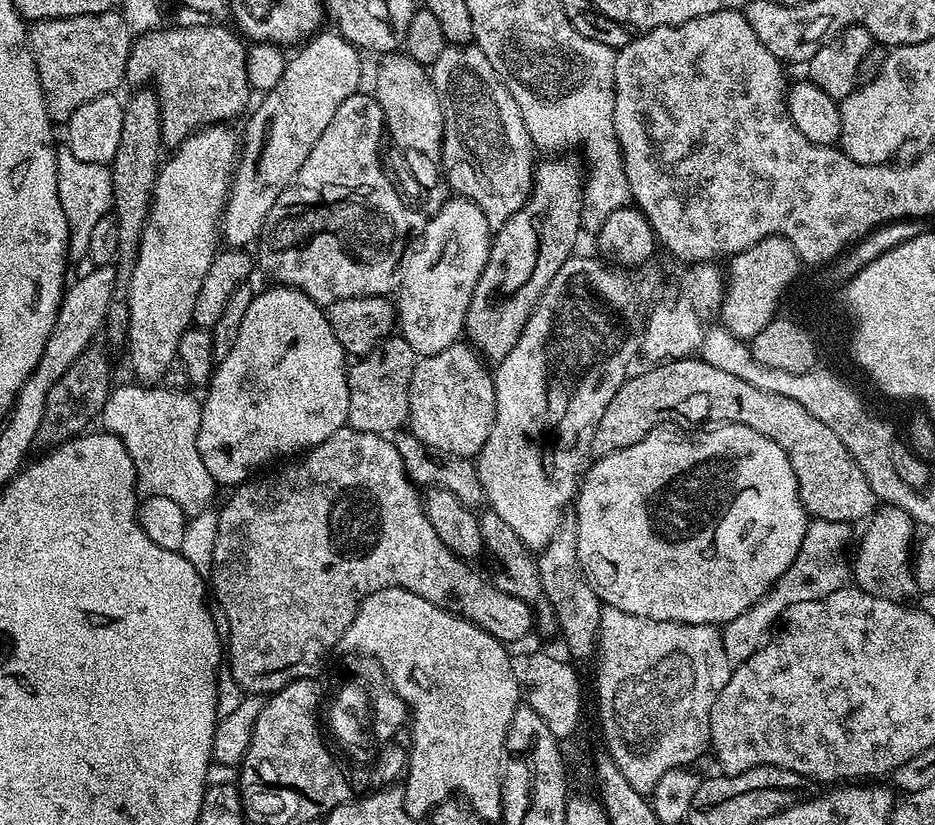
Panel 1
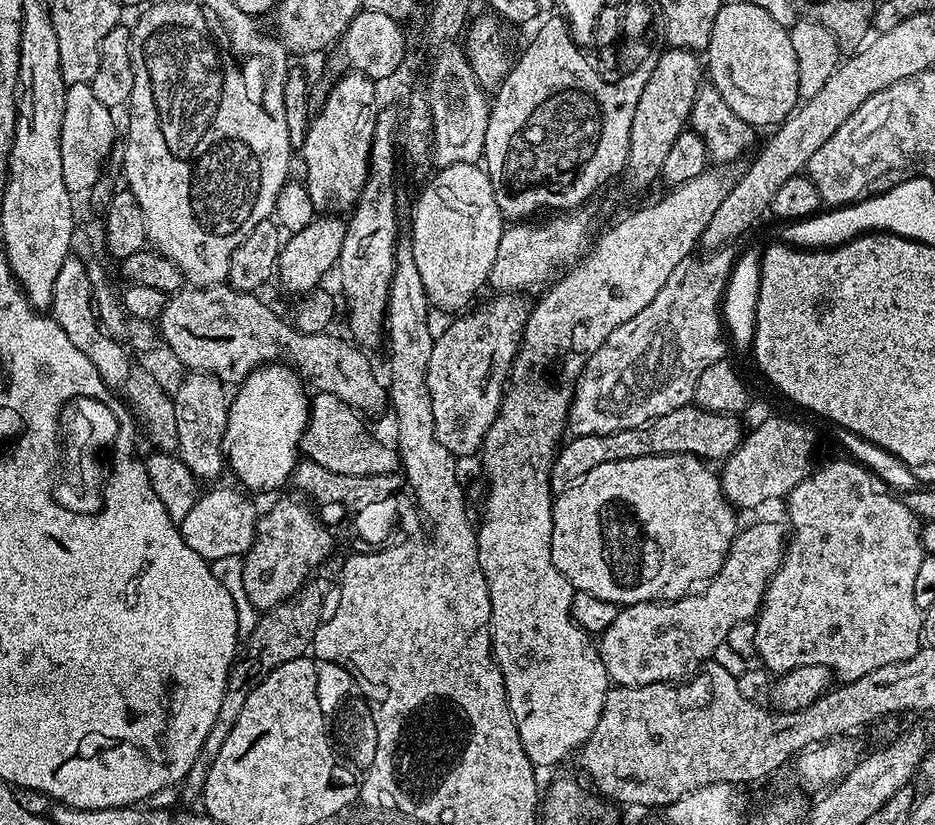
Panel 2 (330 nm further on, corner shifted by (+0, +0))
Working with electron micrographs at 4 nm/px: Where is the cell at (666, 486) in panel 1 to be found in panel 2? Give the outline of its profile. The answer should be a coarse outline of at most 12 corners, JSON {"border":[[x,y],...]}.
{"border":[[699,456],[594,466],[552,561],[617,606],[718,574],[737,509]]}

